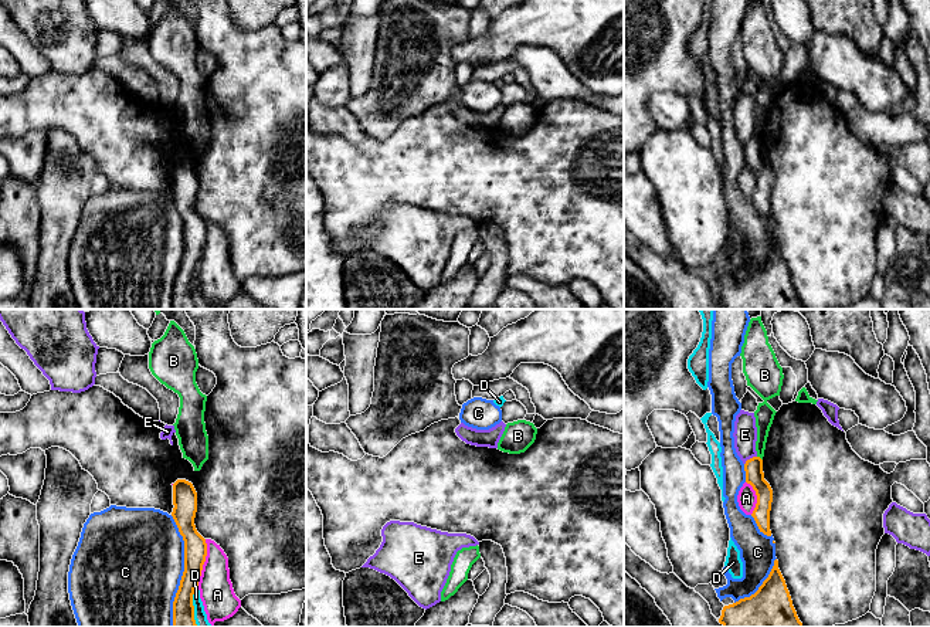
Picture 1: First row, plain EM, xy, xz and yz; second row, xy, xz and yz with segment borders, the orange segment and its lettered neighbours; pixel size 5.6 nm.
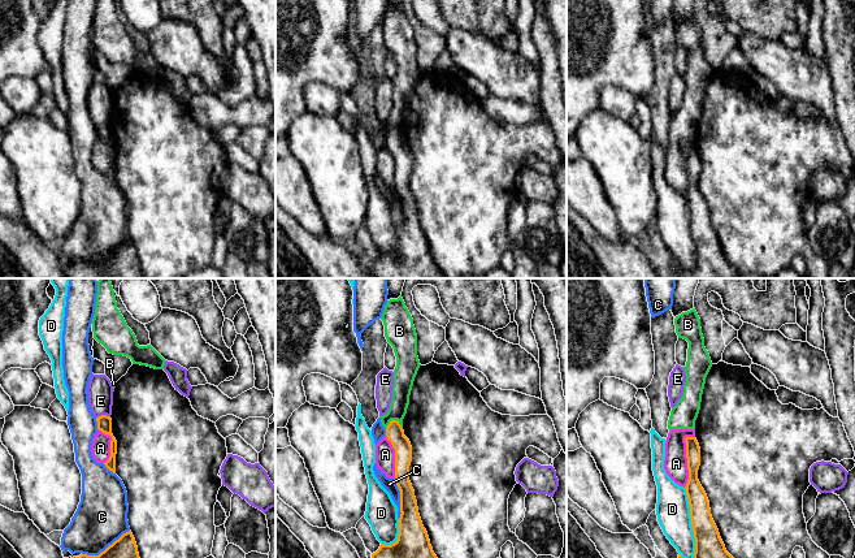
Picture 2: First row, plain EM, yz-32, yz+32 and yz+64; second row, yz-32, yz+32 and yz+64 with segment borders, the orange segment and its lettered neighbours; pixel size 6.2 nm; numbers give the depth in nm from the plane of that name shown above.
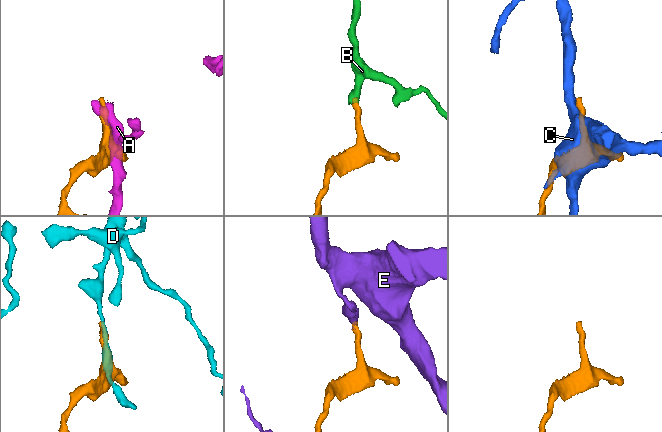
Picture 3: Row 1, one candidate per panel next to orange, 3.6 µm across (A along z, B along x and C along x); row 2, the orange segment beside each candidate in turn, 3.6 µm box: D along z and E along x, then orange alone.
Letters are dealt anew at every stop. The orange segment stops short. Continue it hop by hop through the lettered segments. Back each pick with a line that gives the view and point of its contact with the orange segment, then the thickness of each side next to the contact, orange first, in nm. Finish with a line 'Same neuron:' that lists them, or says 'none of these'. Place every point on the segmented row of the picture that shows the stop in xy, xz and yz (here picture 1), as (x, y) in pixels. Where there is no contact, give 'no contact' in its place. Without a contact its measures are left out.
Same neuron: none of these

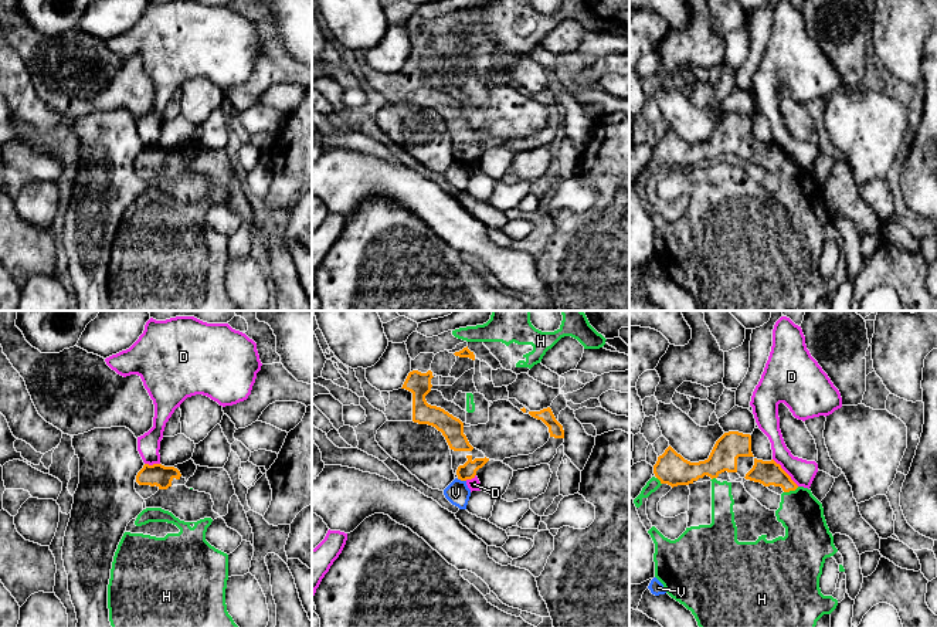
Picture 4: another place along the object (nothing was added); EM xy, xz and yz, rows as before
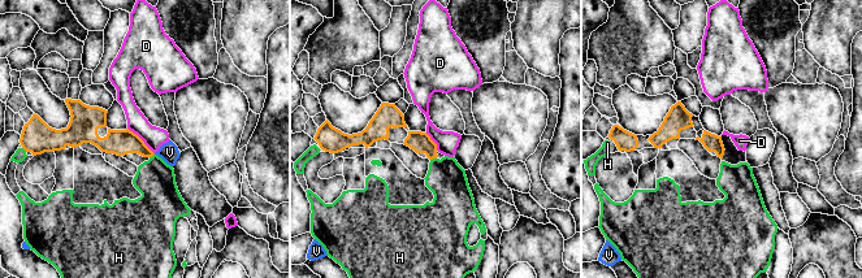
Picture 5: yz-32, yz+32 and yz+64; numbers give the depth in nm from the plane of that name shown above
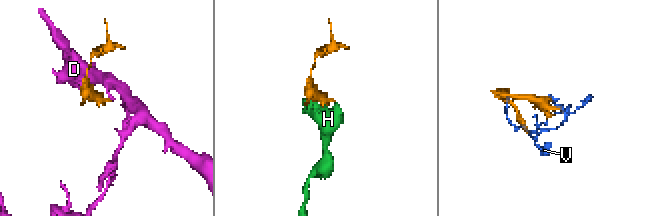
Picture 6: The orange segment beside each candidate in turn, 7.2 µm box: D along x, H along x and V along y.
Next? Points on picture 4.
H: contact yz (791, 490); calibres 140 and 240 nm
Same neuron: H

